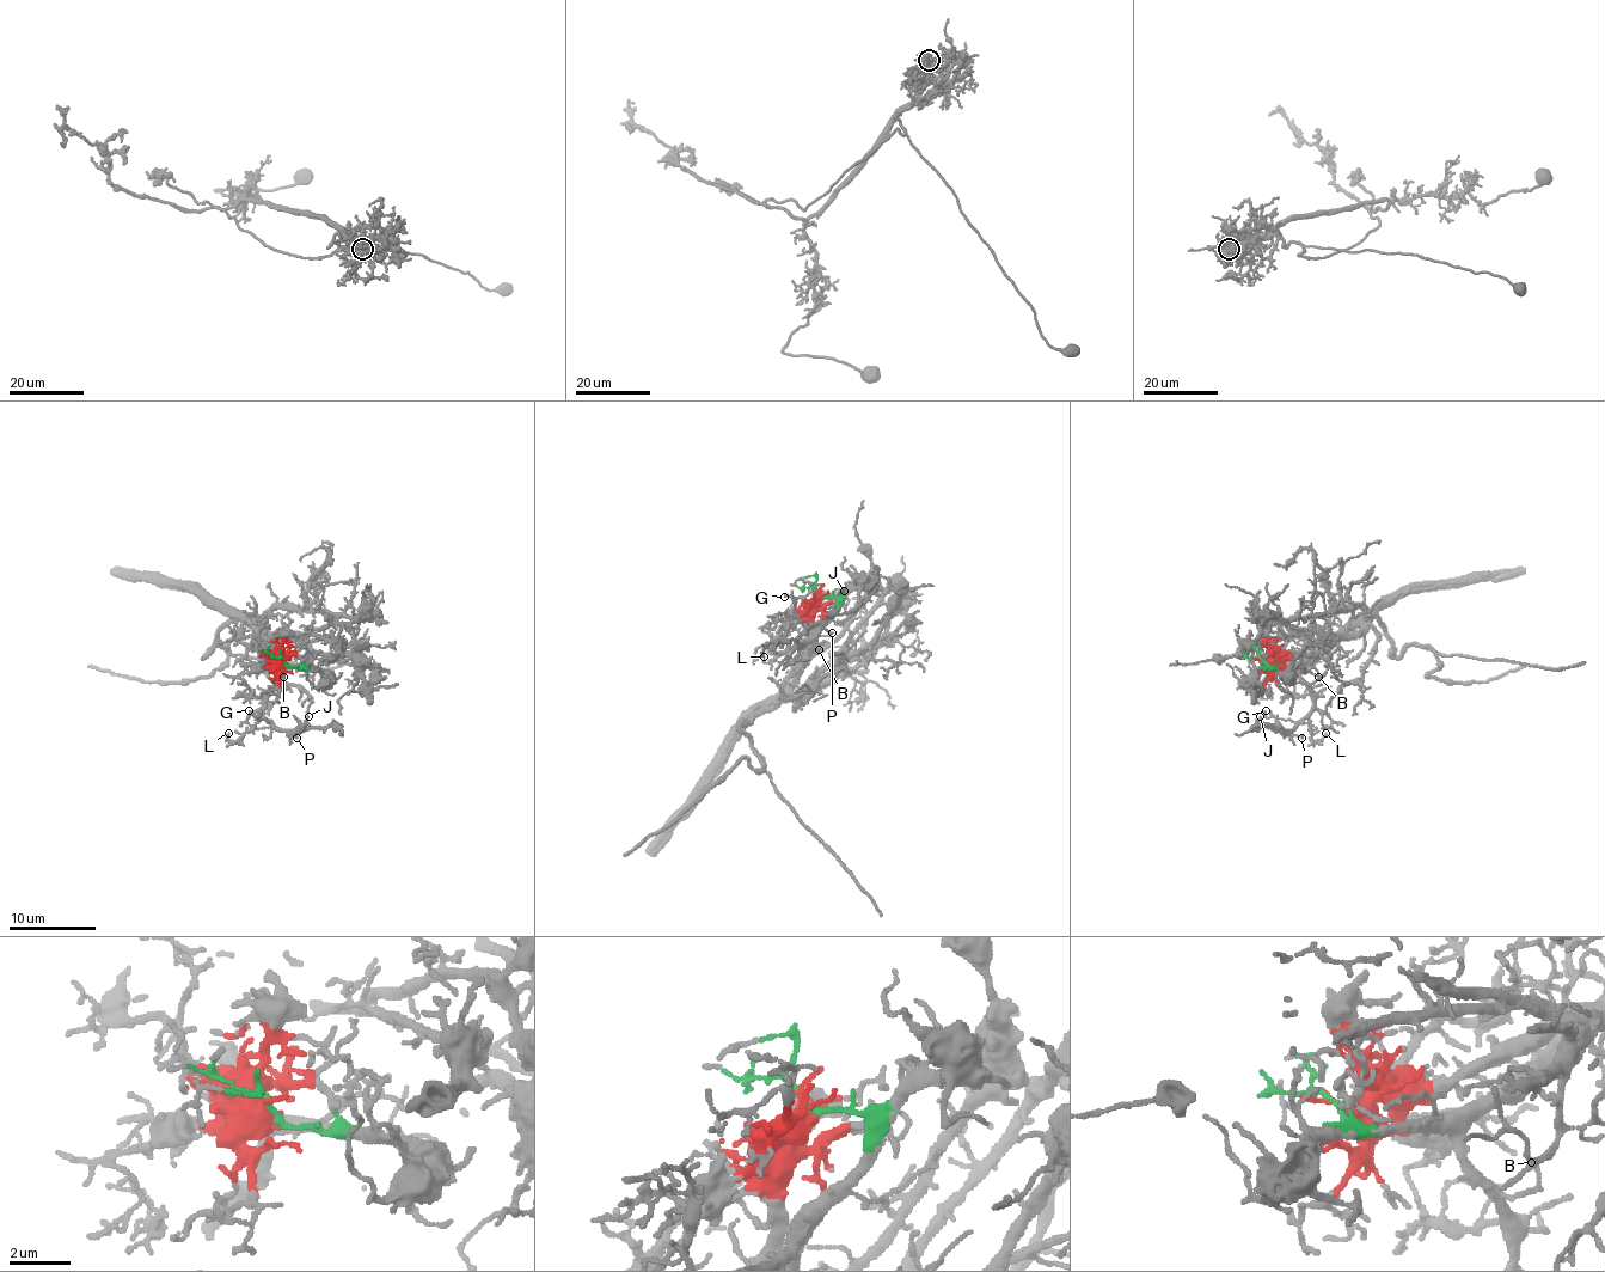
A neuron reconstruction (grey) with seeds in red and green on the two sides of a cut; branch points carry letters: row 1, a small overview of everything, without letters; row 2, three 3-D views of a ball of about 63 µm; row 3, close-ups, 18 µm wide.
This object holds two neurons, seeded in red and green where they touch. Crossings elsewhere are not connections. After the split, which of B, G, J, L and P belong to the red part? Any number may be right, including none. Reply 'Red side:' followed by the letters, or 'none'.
Red side: none

